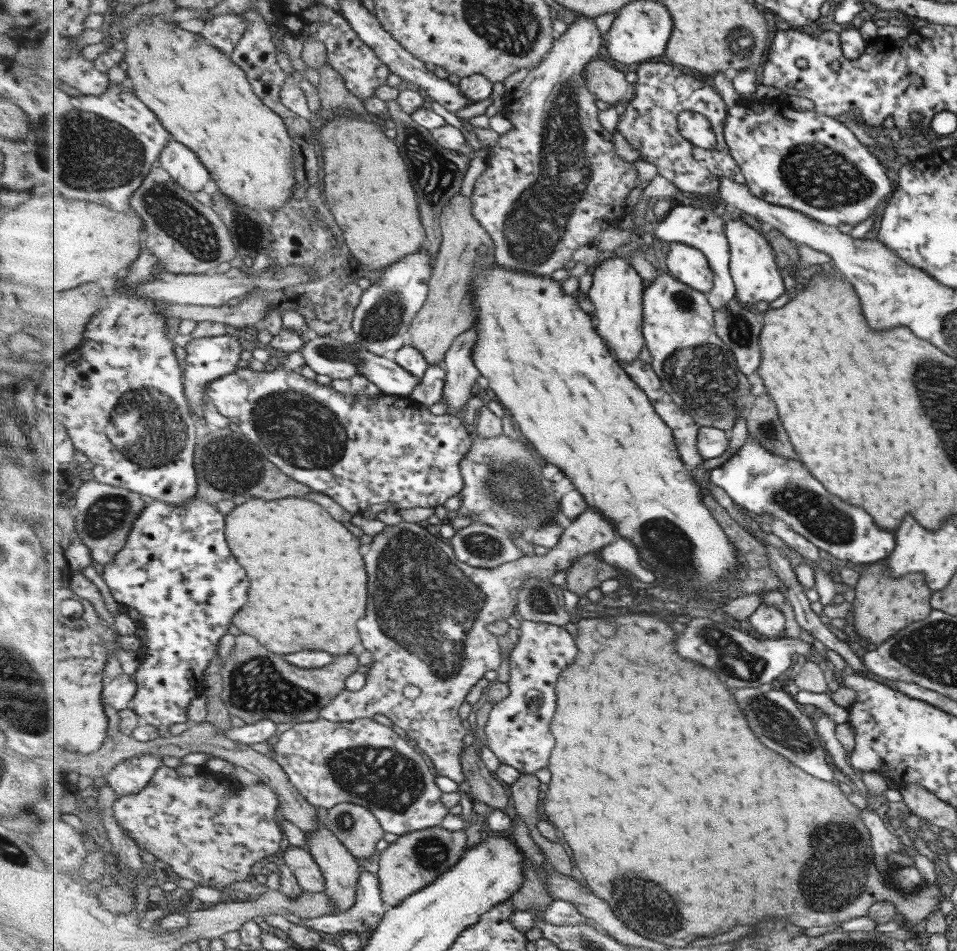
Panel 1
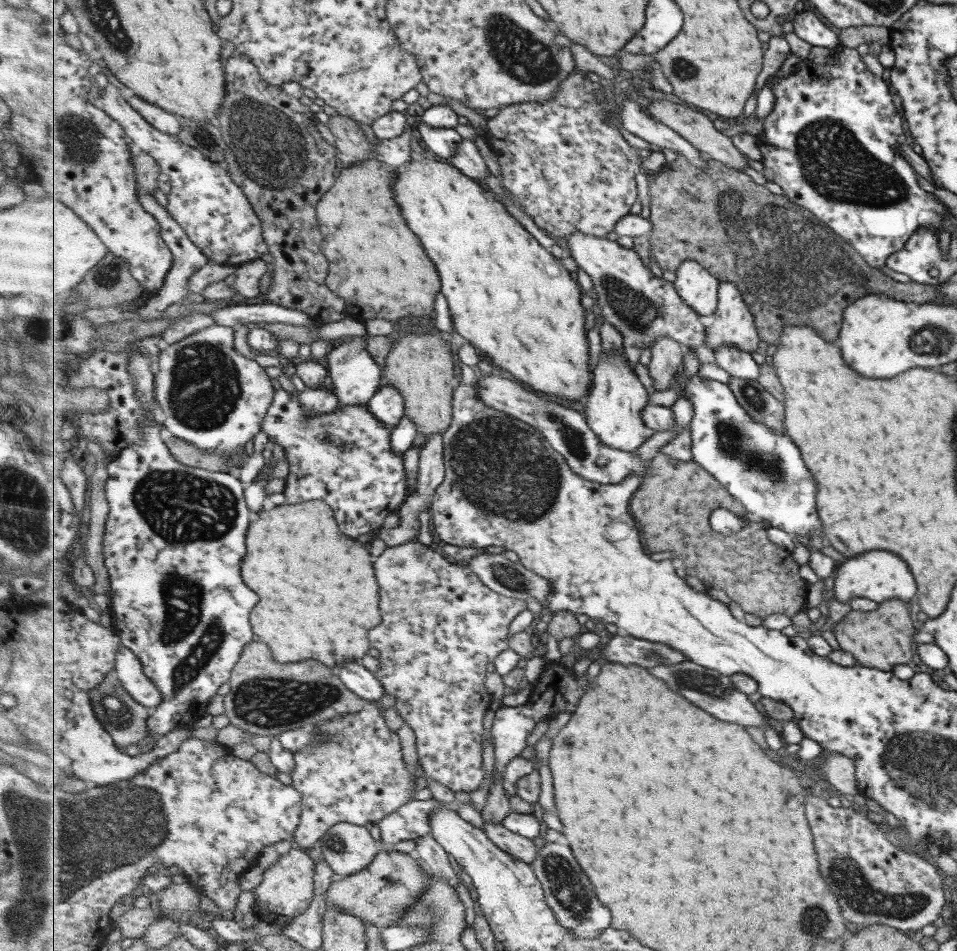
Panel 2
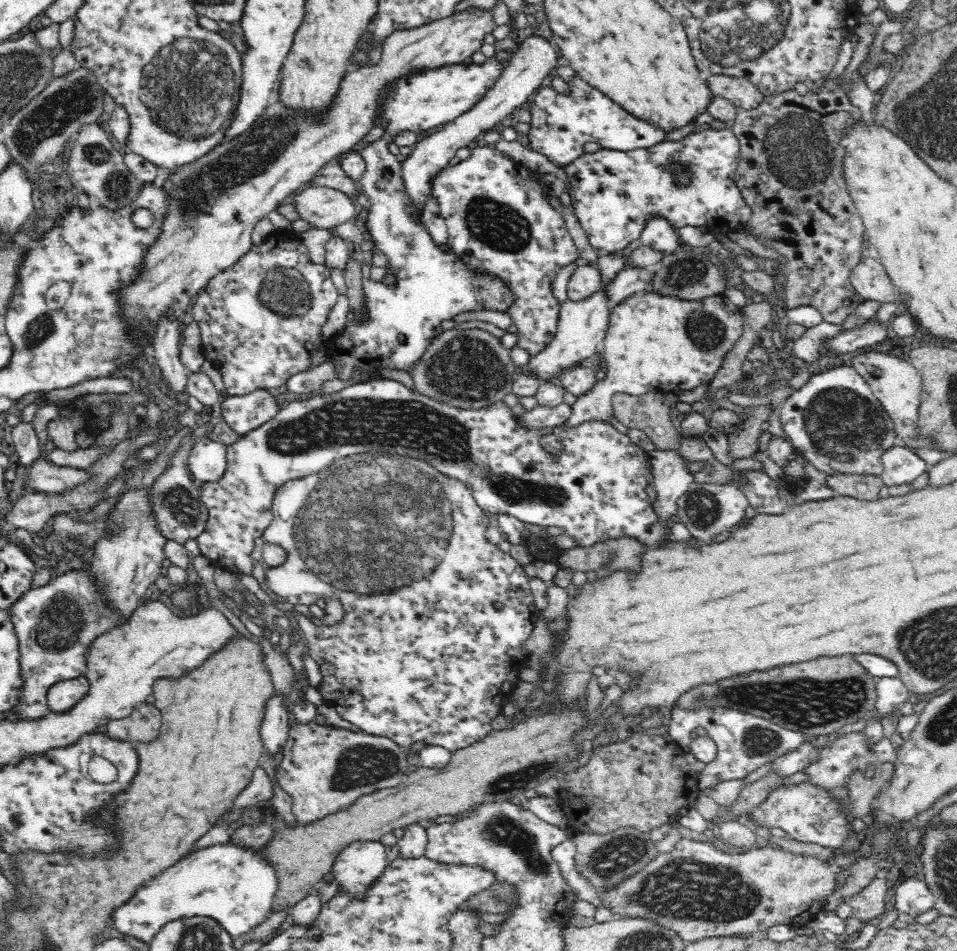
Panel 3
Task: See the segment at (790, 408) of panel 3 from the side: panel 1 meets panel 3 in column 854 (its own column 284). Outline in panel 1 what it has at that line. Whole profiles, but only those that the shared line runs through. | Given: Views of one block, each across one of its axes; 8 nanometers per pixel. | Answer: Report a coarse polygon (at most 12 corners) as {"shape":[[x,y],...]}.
{"shape":[[237,369],[218,412],[359,514],[463,491],[470,420]]}

